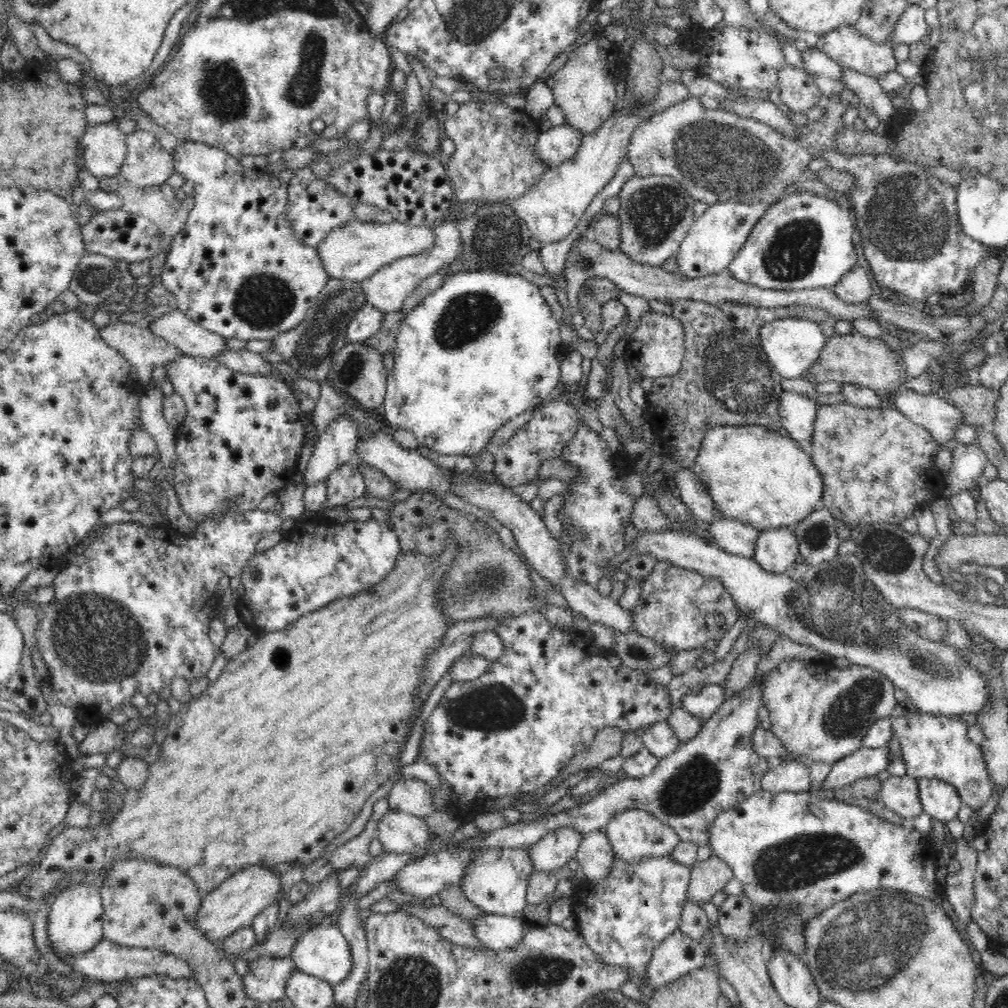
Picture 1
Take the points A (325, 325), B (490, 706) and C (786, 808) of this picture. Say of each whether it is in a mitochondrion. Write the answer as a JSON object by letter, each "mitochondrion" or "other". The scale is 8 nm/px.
{"A":"mitochondrion","B":"mitochondrion","C":"other"}

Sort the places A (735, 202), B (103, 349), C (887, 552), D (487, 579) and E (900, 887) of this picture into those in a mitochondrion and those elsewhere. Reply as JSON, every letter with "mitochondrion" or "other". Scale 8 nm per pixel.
{"A":"mitochondrion","B":"other","C":"mitochondrion","D":"mitochondrion","E":"mitochondrion"}

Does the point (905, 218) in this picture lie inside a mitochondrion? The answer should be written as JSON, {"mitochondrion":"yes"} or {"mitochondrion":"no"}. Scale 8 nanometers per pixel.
{"mitochondrion":"yes"}

